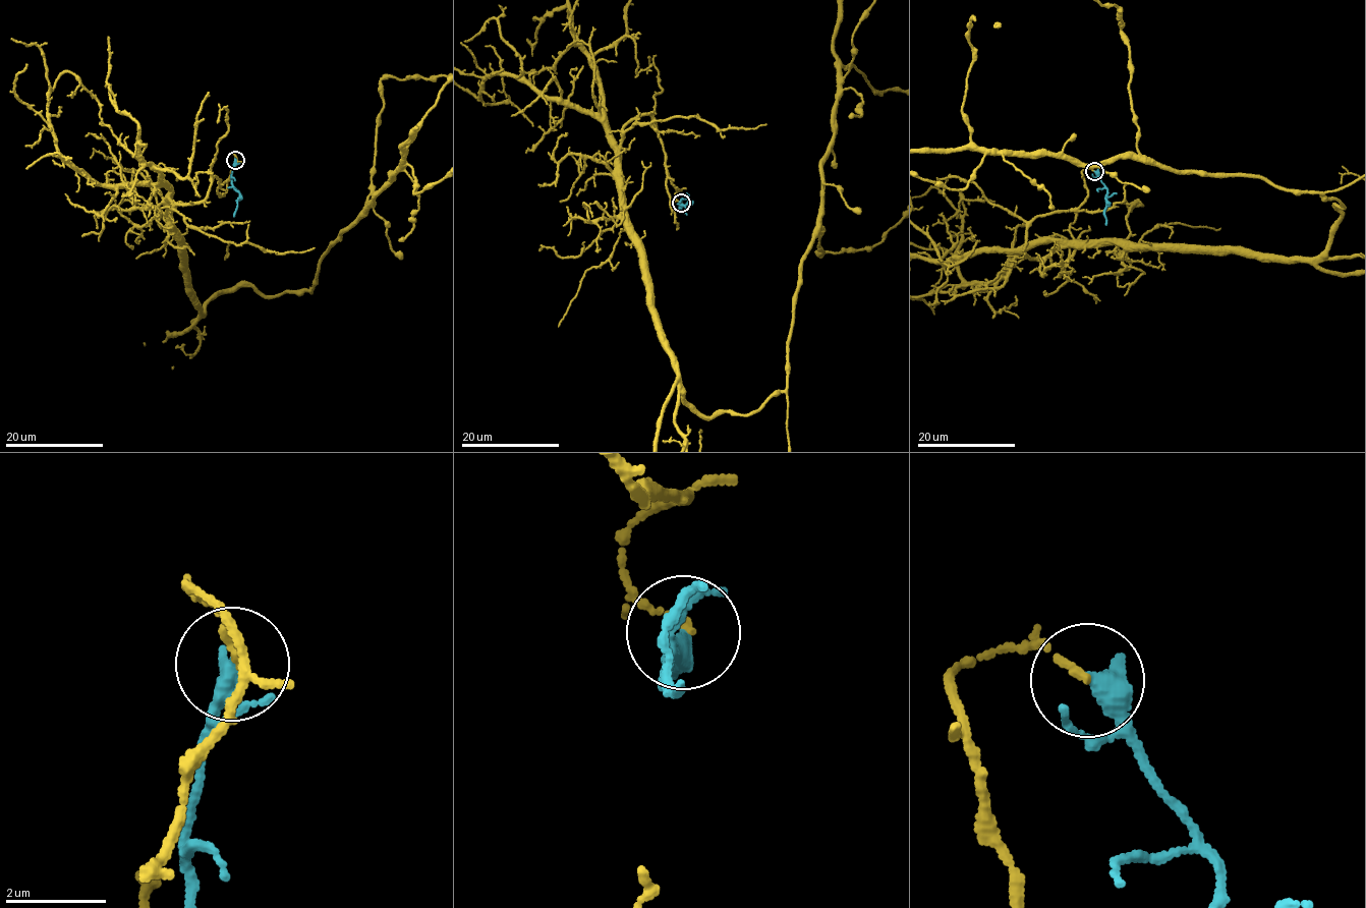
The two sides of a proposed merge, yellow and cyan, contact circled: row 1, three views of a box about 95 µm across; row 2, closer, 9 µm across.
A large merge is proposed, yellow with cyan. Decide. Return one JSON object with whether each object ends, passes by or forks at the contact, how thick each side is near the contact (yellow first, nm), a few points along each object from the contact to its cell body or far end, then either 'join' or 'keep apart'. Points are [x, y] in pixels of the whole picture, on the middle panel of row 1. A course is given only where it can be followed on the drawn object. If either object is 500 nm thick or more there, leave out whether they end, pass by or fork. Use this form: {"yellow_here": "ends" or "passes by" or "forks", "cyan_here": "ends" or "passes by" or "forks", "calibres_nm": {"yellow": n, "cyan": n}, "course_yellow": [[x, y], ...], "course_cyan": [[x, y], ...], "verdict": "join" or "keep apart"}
{"yellow_here": "ends", "cyan_here": "ends", "calibres_nm": {"yellow": 140, "cyan": 460}, "course_yellow": [[681, 203], [653, 118], [633, 118], [622, 222], [686, 444]], "course_cyan": [[681, 203], [681, 209], [689, 203], [686, 192]], "verdict": "keep apart"}

